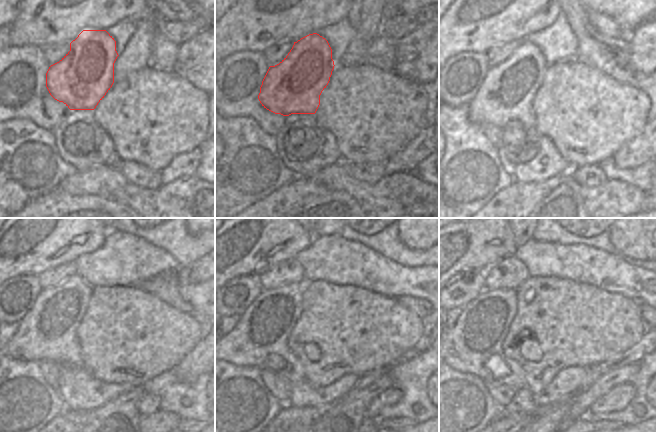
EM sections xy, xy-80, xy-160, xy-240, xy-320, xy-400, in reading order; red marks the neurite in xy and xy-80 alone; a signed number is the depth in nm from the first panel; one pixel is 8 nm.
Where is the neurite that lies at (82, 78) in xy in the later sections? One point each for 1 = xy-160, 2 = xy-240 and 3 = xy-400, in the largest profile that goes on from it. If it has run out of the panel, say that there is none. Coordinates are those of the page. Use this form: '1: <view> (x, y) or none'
1: xy-160 (507, 92)
2: xy-240 (48, 332)
3: xy-400 (473, 346)

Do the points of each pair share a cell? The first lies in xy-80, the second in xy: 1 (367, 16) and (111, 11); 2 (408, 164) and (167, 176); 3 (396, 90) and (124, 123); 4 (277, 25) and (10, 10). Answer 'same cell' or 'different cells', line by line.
1: different cells
2: same cell
3: same cell
4: different cells

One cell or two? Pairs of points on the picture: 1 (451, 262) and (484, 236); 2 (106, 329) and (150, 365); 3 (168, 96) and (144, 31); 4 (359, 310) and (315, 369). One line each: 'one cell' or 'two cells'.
1: one cell
2: one cell
3: two cells
4: one cell

